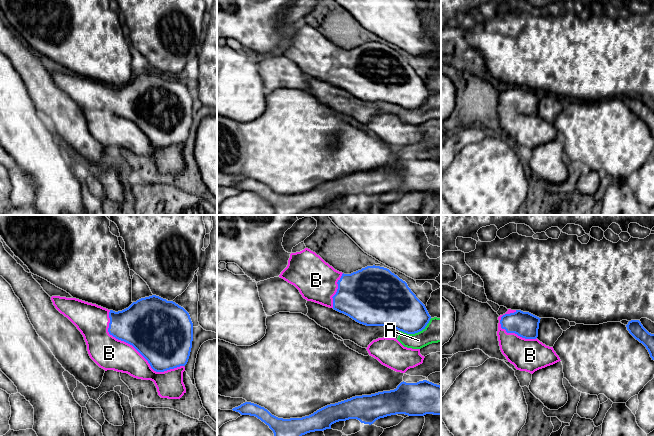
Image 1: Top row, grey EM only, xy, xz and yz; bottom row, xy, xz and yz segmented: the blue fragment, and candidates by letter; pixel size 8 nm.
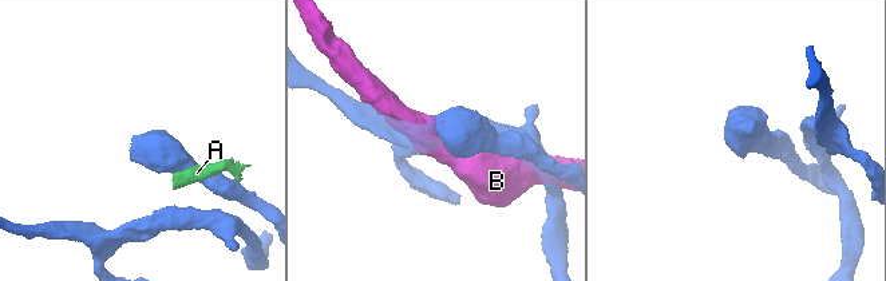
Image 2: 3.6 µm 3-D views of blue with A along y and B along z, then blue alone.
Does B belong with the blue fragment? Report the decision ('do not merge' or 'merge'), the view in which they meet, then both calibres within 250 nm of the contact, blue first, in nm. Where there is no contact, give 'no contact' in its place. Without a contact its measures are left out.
merge; meets blue in xy; 500 nm thick on the blue side, 260 nm on the other

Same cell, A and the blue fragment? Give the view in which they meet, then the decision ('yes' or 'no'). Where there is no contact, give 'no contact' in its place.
contact in xz; no

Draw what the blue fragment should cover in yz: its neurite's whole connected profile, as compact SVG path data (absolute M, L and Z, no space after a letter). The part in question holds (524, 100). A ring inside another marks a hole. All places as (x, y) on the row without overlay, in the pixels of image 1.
M511 85L498 93L500 126L517 146L533 150L561 137L553 123L537 115L540 95L529 88Z

